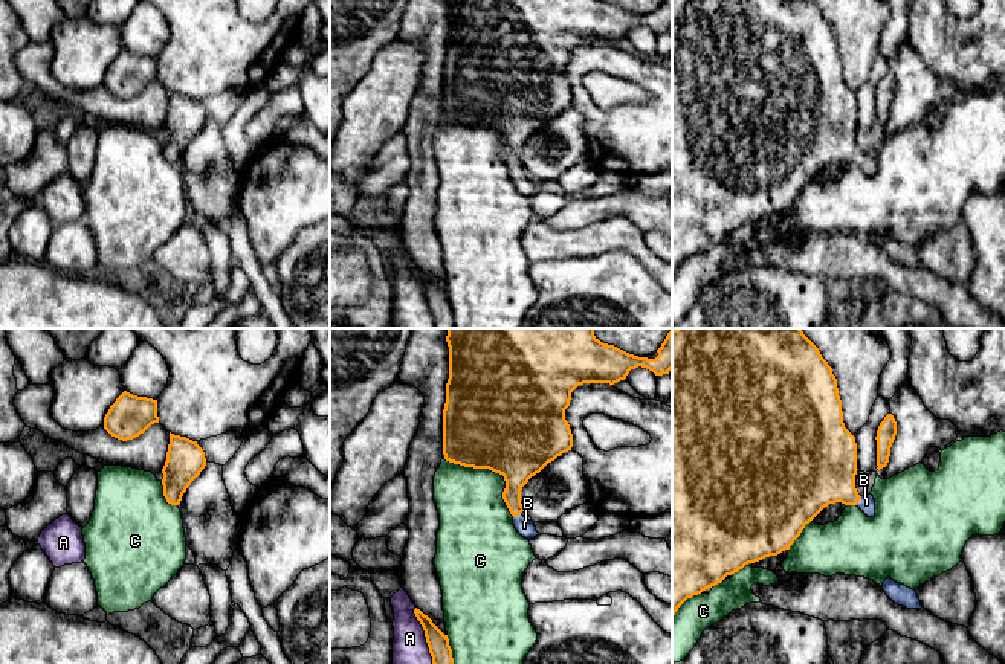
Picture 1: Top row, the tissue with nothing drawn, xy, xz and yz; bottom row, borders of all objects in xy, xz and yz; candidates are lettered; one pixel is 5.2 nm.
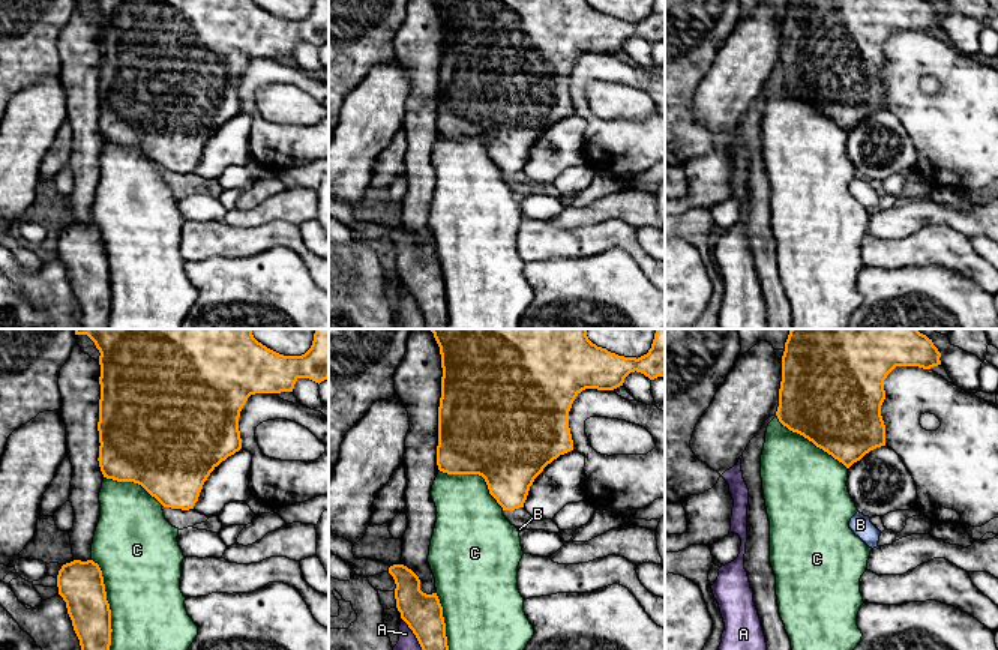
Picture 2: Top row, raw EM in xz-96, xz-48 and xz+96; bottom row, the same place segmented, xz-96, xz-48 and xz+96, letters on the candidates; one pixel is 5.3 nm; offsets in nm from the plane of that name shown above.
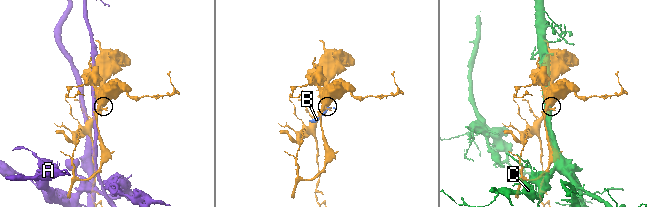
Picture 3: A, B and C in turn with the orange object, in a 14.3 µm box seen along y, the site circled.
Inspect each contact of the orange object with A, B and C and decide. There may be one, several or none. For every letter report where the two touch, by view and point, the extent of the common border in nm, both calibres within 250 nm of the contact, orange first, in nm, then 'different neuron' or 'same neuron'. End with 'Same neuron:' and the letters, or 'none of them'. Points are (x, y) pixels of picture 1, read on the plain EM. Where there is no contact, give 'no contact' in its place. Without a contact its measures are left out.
A: xz (426, 296) | 340 nm | 120/200 nm | different neuron
B: yz (859, 157) | 60 nm | 360/90 nm | same neuron
C: xz (492, 128) | 500 nm | 500/360 nm | different neuron
Same neuron: B

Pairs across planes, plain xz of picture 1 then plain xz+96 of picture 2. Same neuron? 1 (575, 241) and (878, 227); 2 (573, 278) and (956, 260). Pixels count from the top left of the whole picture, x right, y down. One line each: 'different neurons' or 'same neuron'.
1: different neurons
2: different neurons

